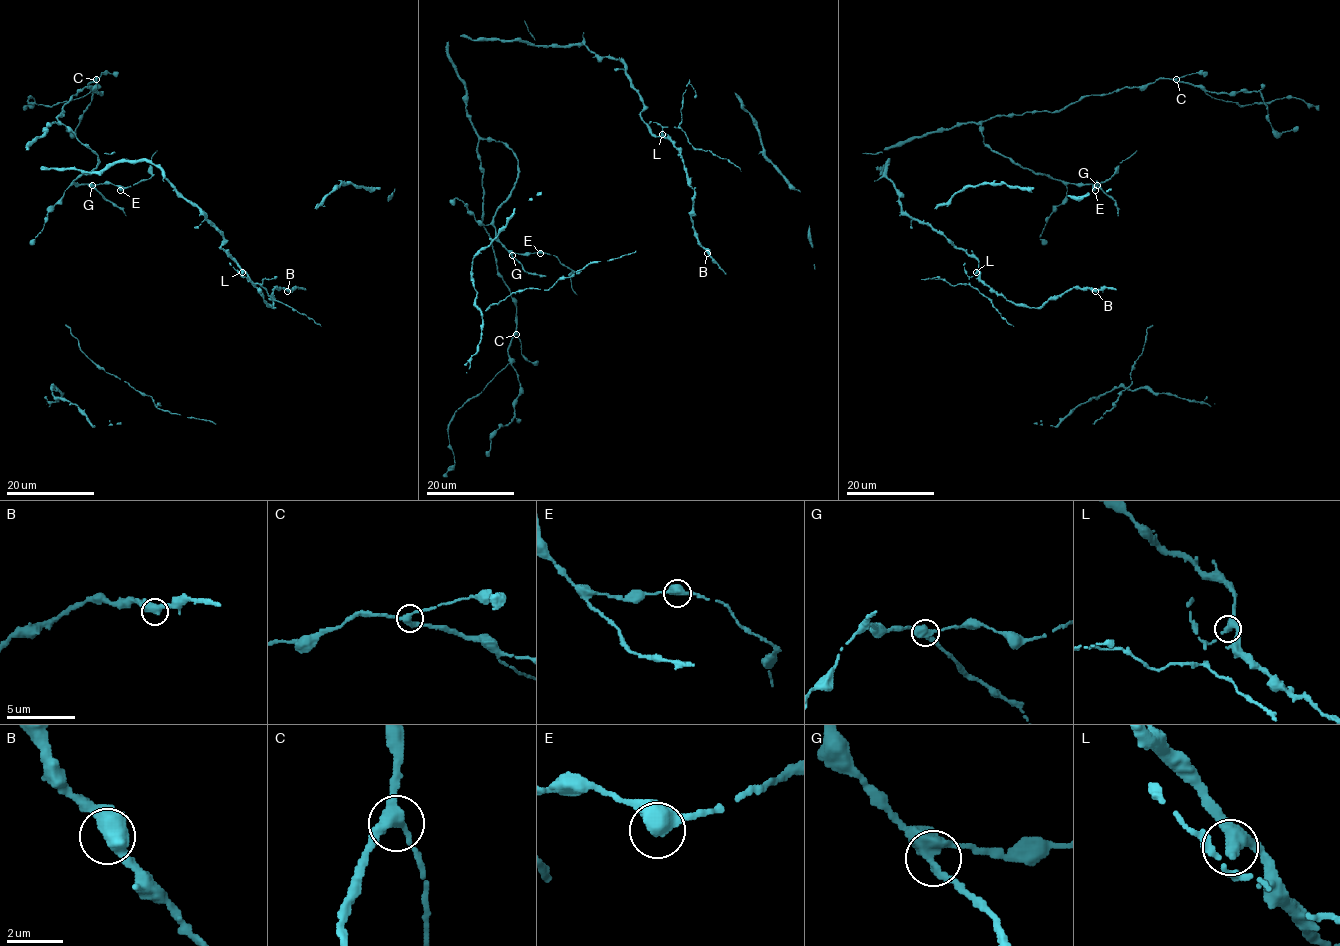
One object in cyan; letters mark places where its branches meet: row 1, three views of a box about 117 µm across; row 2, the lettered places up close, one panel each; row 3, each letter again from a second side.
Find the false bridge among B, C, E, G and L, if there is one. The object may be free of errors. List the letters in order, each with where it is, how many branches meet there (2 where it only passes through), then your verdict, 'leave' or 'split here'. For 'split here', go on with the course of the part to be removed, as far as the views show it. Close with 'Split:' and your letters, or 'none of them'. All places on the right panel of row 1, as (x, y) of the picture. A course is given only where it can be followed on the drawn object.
B: (1095, 291) | 3 | leave
C: (1176, 79) | 3 | leave
E: (1095, 190) | 3 | leave
G: (1097, 185) | 3 | leave
L: (976, 272) | 3 | split here
Split: L

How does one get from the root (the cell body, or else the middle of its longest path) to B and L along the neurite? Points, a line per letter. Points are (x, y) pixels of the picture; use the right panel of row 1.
B: (882, 168), (888, 161), (901, 210), (972, 255), (980, 278), (1007, 300), (1041, 308), (1073, 288), (1095, 291)
L: (882, 168), (883, 172), (888, 161), (886, 176), (898, 194), (901, 210), (972, 255), (979, 263), (977, 273)

